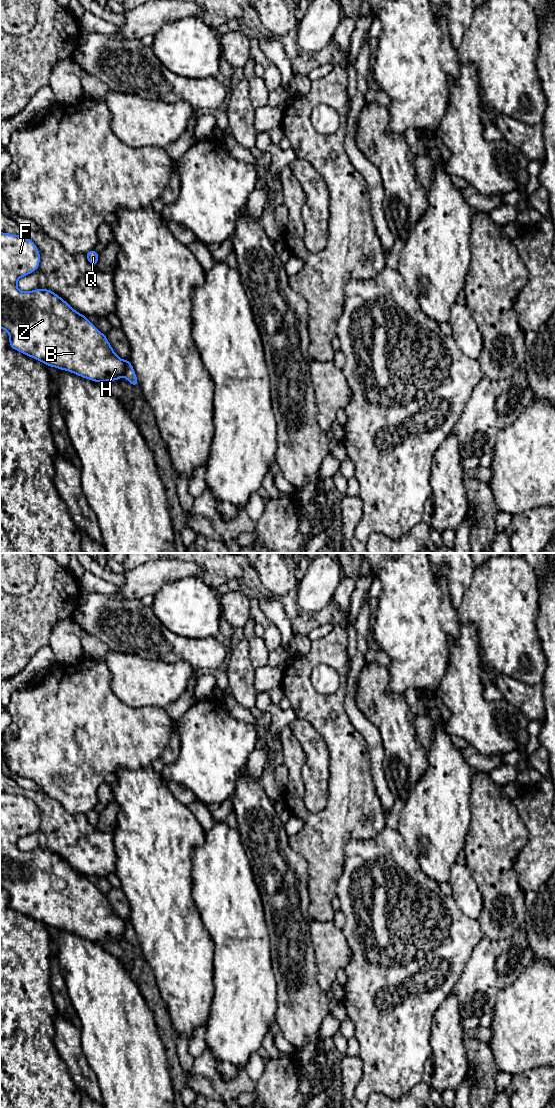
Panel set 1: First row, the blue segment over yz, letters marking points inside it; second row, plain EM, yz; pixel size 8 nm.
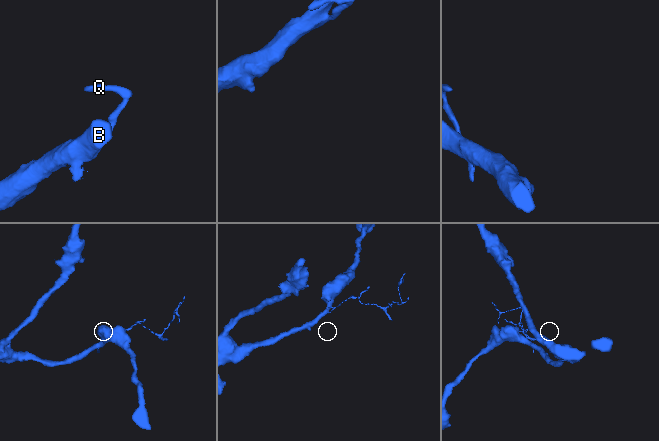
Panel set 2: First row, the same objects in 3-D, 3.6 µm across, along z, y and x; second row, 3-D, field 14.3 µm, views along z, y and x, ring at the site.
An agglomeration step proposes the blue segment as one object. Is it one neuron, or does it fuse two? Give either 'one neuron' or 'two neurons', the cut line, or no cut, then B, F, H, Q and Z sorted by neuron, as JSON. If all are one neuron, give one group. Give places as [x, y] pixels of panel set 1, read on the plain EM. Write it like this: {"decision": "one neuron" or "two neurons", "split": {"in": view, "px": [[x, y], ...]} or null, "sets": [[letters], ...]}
{"decision": "two neurons", "split": {"in": "yz", "px": [[125, 921], [125, 933], [123, 935]]}, "sets": [["B", "F", "H", "Z"], ["Q"]]}

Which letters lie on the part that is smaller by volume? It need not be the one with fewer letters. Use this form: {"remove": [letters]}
{"remove": ["Q"]}

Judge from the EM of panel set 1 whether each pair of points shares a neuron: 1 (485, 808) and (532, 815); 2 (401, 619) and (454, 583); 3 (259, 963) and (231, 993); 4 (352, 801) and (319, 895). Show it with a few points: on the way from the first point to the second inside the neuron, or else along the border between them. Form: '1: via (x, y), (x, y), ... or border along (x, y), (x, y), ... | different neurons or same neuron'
1: border along (511, 800), (527, 835) | different neurons
2: border along (439, 565), (446, 580), (451, 604), (456, 609) | different neurons
3: via (252, 970), (238, 986) | same neuron
4: via (337, 824), (325, 836), (324, 872) | same neuron

